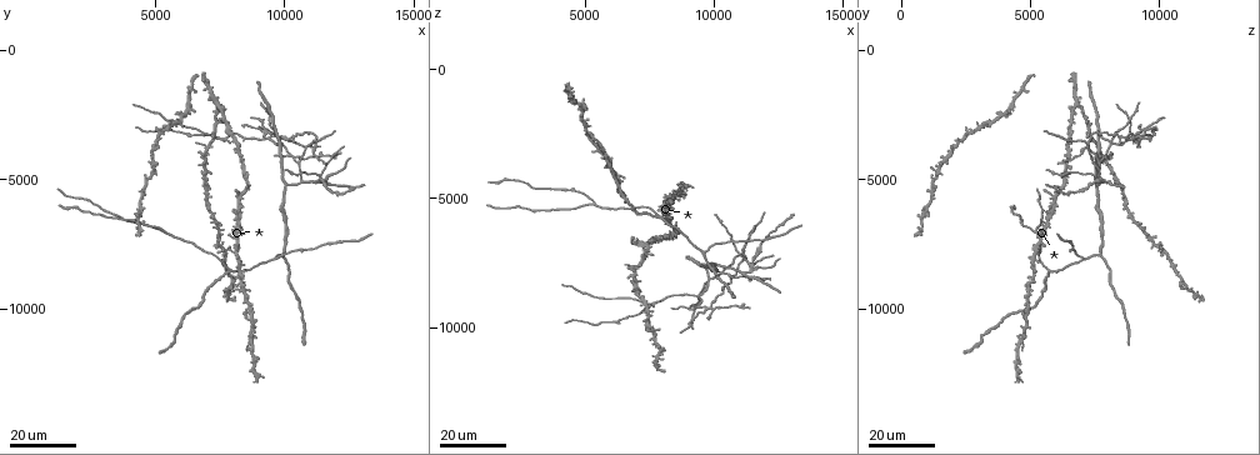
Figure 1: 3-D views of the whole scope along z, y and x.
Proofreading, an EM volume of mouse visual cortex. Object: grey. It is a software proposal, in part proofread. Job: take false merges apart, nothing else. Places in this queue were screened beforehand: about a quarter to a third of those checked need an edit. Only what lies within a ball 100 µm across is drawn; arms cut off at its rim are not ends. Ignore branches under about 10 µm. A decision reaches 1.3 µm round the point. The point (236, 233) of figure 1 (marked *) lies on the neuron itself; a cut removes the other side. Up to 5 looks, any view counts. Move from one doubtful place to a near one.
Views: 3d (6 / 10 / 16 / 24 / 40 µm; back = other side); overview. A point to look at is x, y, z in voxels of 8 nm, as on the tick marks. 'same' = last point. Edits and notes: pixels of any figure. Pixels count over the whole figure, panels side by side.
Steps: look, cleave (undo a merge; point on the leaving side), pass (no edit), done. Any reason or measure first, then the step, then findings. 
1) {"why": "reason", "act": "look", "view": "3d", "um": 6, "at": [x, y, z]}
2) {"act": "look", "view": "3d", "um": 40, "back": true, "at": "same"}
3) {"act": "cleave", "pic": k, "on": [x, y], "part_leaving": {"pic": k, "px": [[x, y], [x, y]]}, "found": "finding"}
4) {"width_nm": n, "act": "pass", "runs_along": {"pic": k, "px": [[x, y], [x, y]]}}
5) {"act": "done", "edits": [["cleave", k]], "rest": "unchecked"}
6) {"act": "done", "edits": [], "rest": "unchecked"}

{"why": "side arm on a straight run", "act": "look", "view": "3d", "um": 16, "at": [5400, 7000, 5200]}

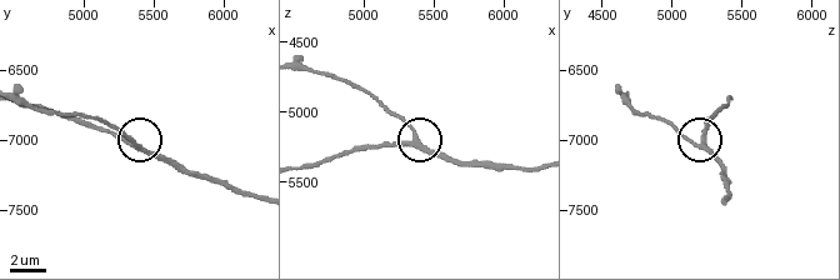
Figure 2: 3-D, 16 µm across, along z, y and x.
{"act": "look", "view": "3d", "um": 10, "at": [5360, 7020, 5200]}

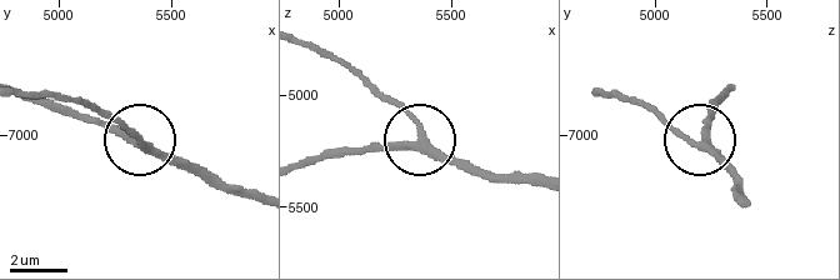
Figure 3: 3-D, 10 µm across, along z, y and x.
{"arms": 3, "act": "pass", "found": "all the same neuron"}

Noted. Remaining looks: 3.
{"why": "three arms meet", "act": "look", "view": "3d", "um": 24, "at": [9400, 3100, 9200]}

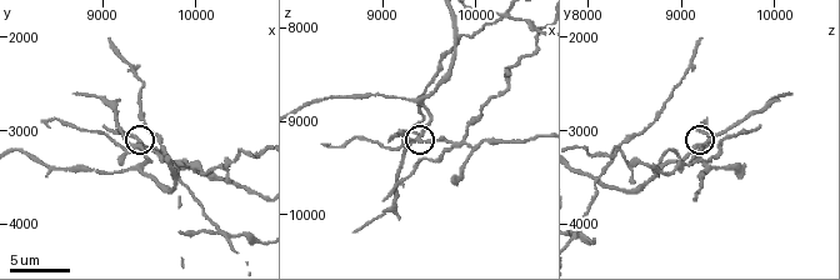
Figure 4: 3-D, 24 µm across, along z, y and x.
{"act": "look", "view": "3d", "um": 6, "at": [9400, 3200, 9150]}

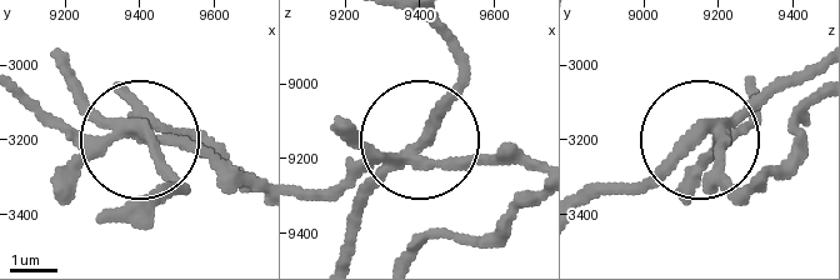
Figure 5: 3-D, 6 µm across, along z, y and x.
{"arms": 3, "act": "cleave", "pic": 5, "on": [199, 143], "found": "a second neuron is stuck on"}

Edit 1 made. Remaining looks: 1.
{"why": "looks like a crossing", "act": "look", "view": "3d", "um": 6, "at": [9800, 3500, 8100]}

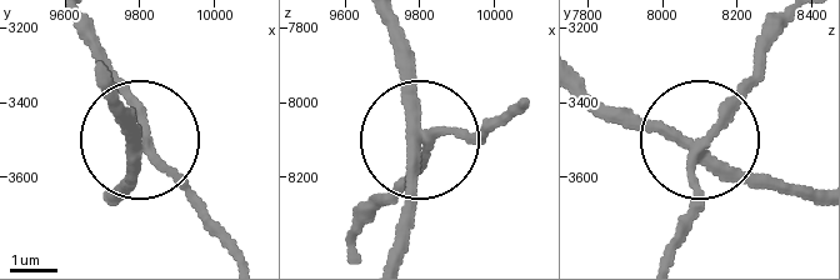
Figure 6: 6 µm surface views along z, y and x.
{"width_nm": 230, "act": "pass", "runs_along": {"pic": 6, "px": [[586, 88], [694, 135], [761, 68]]}, "found": "all the same neuron"}

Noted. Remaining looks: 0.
{"act": "done", "edits": [["cleave", 5]], "rest": "unchecked"}

